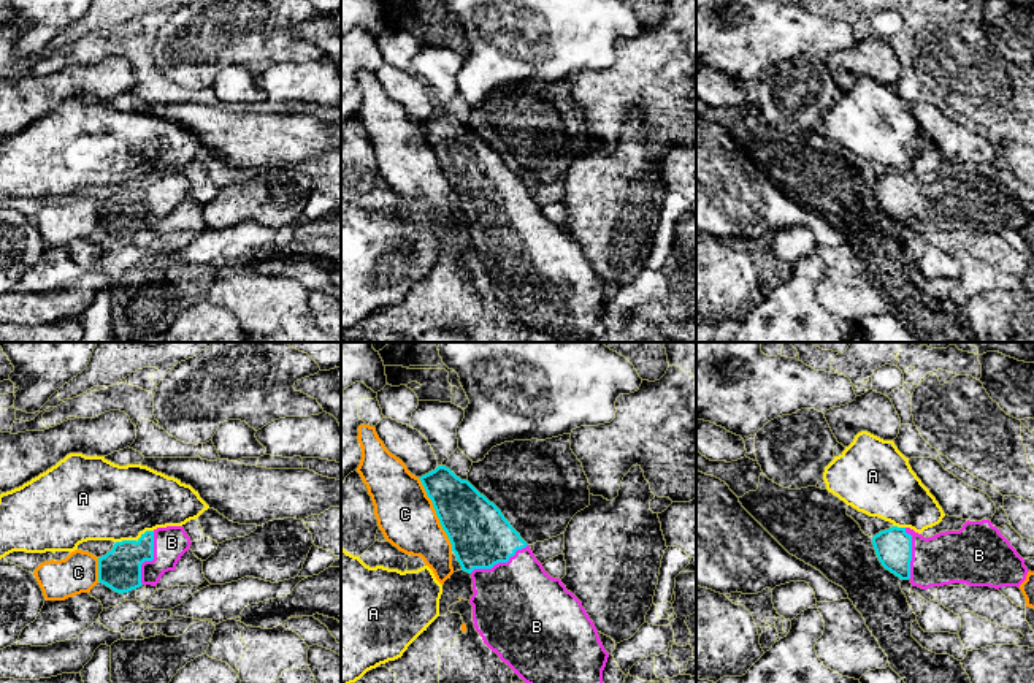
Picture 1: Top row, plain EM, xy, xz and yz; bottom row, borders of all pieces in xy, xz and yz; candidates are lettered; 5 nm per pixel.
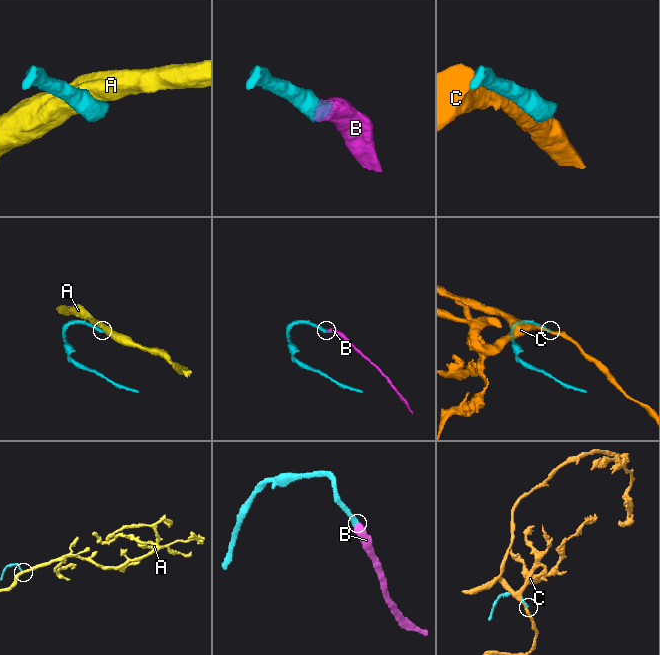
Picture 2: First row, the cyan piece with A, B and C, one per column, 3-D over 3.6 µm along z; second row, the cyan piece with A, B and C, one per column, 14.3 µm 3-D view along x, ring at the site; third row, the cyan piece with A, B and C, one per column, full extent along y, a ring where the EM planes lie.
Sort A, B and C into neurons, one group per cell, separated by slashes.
A / B / C

